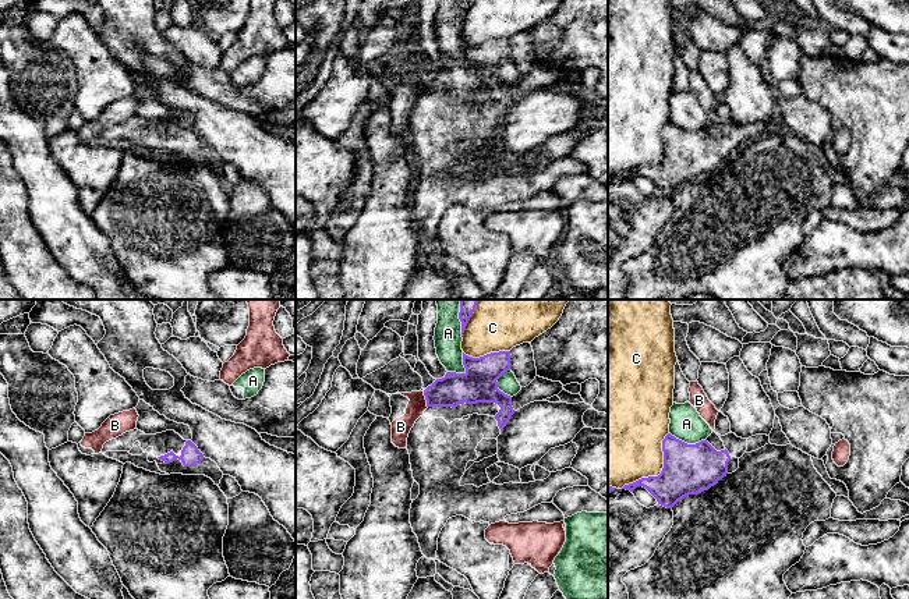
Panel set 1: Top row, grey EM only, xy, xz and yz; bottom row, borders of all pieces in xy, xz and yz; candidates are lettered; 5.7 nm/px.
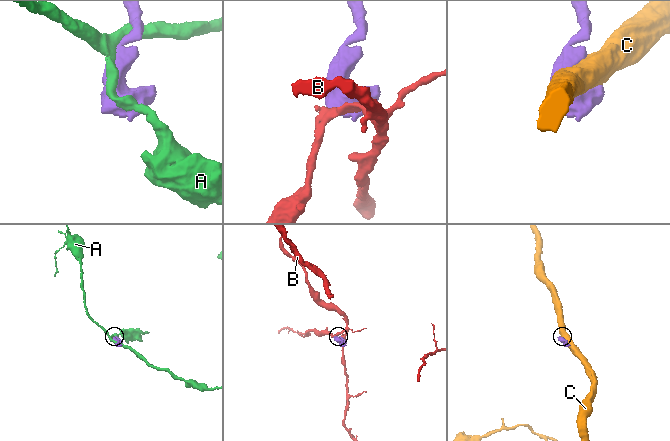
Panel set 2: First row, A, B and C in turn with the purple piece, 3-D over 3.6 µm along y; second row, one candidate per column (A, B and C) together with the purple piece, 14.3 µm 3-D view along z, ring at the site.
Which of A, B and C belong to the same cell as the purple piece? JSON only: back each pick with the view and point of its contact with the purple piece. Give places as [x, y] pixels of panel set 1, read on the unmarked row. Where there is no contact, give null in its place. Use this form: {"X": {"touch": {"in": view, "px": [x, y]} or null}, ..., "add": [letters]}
{"add": []}

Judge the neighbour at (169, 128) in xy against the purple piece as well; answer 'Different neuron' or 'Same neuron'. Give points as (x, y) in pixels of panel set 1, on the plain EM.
Same neuron

